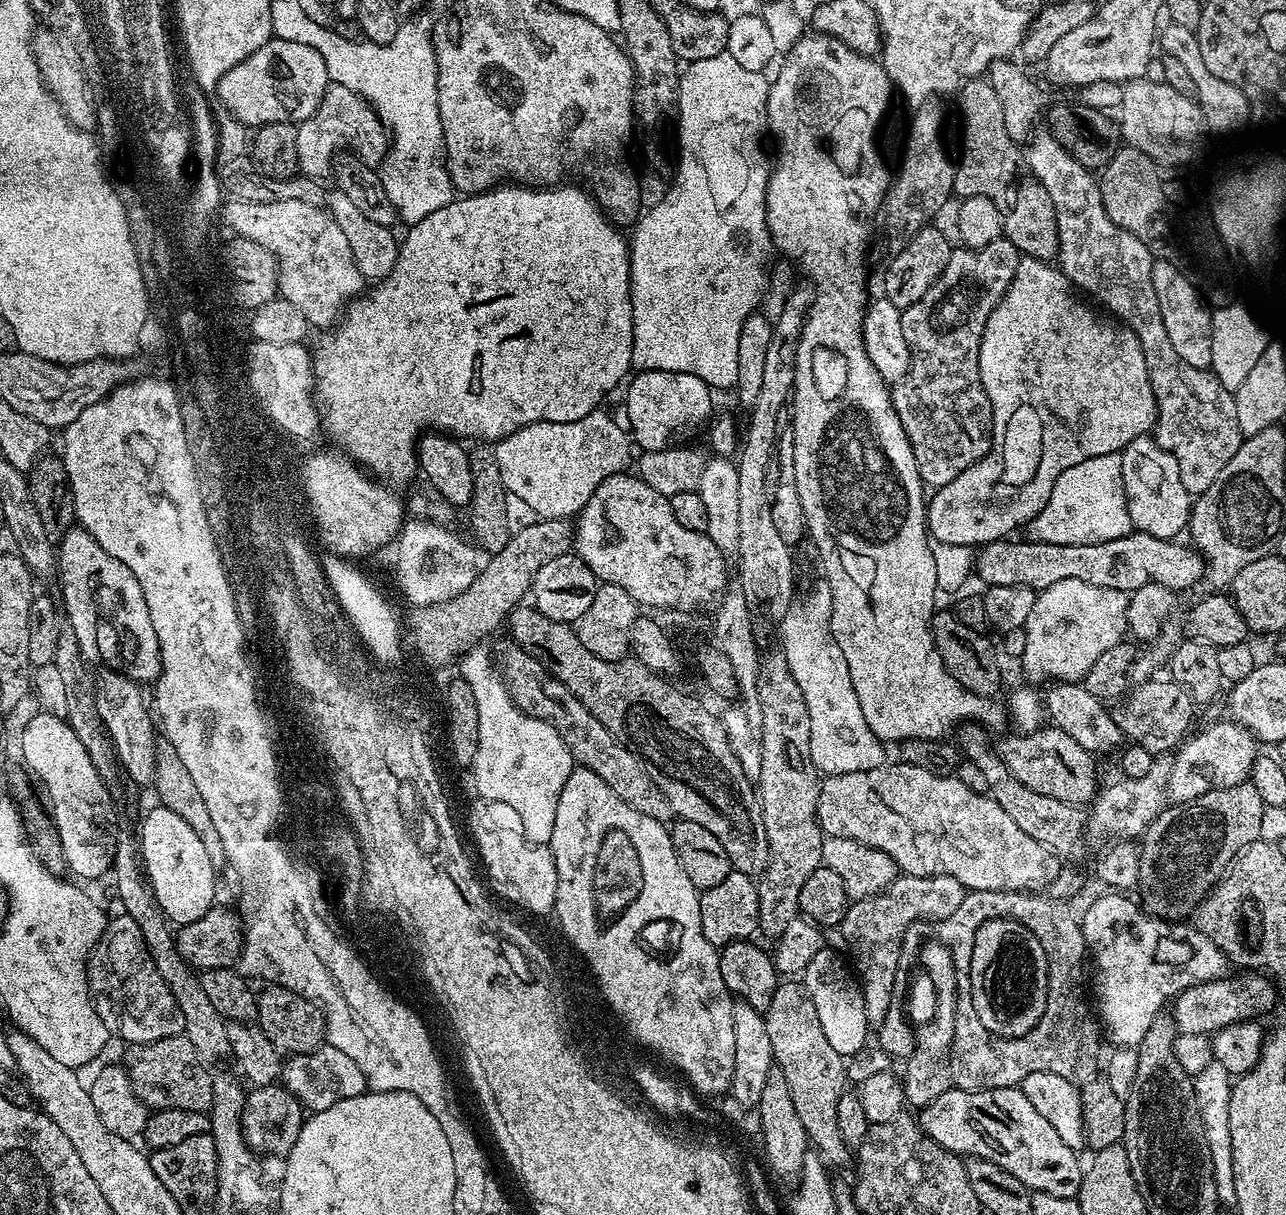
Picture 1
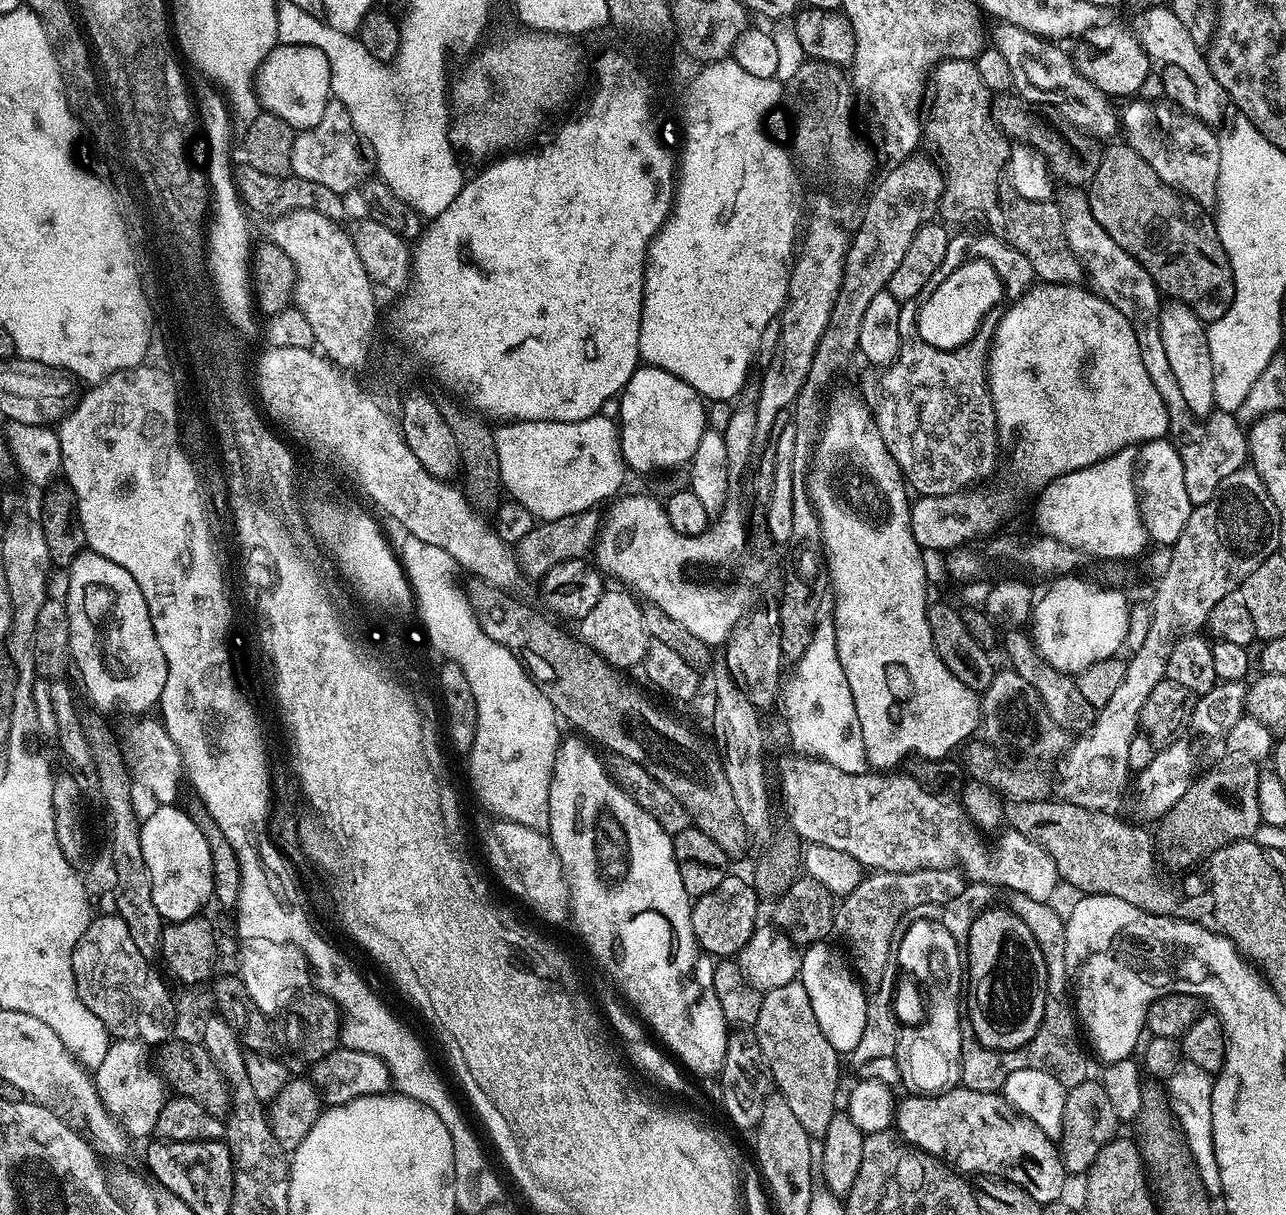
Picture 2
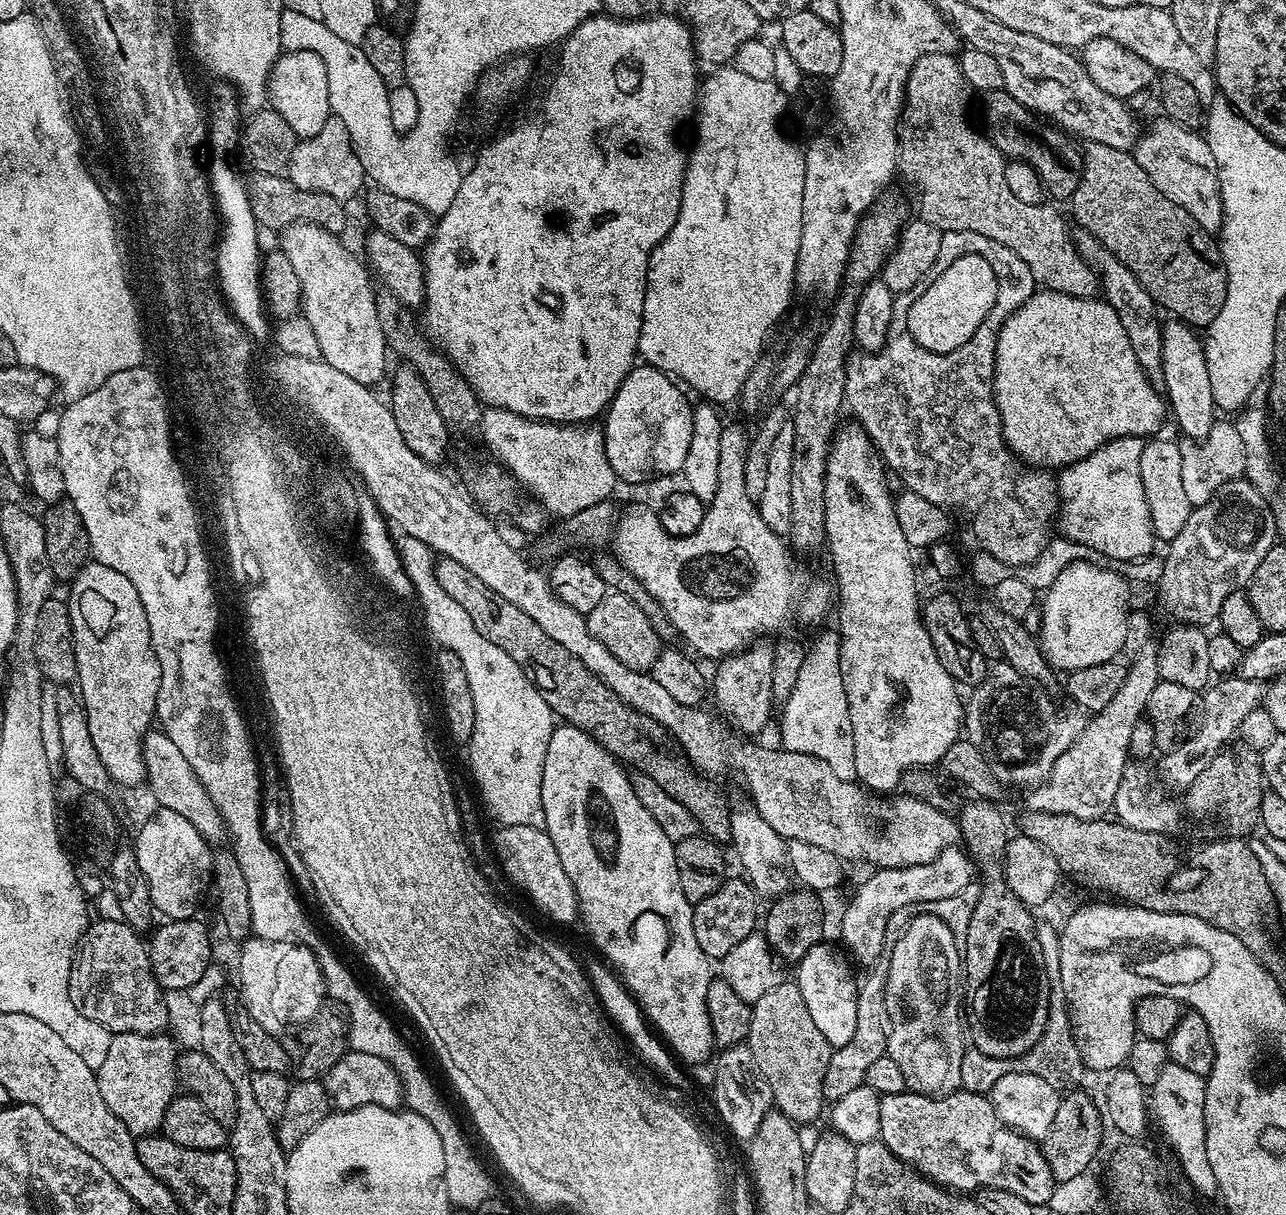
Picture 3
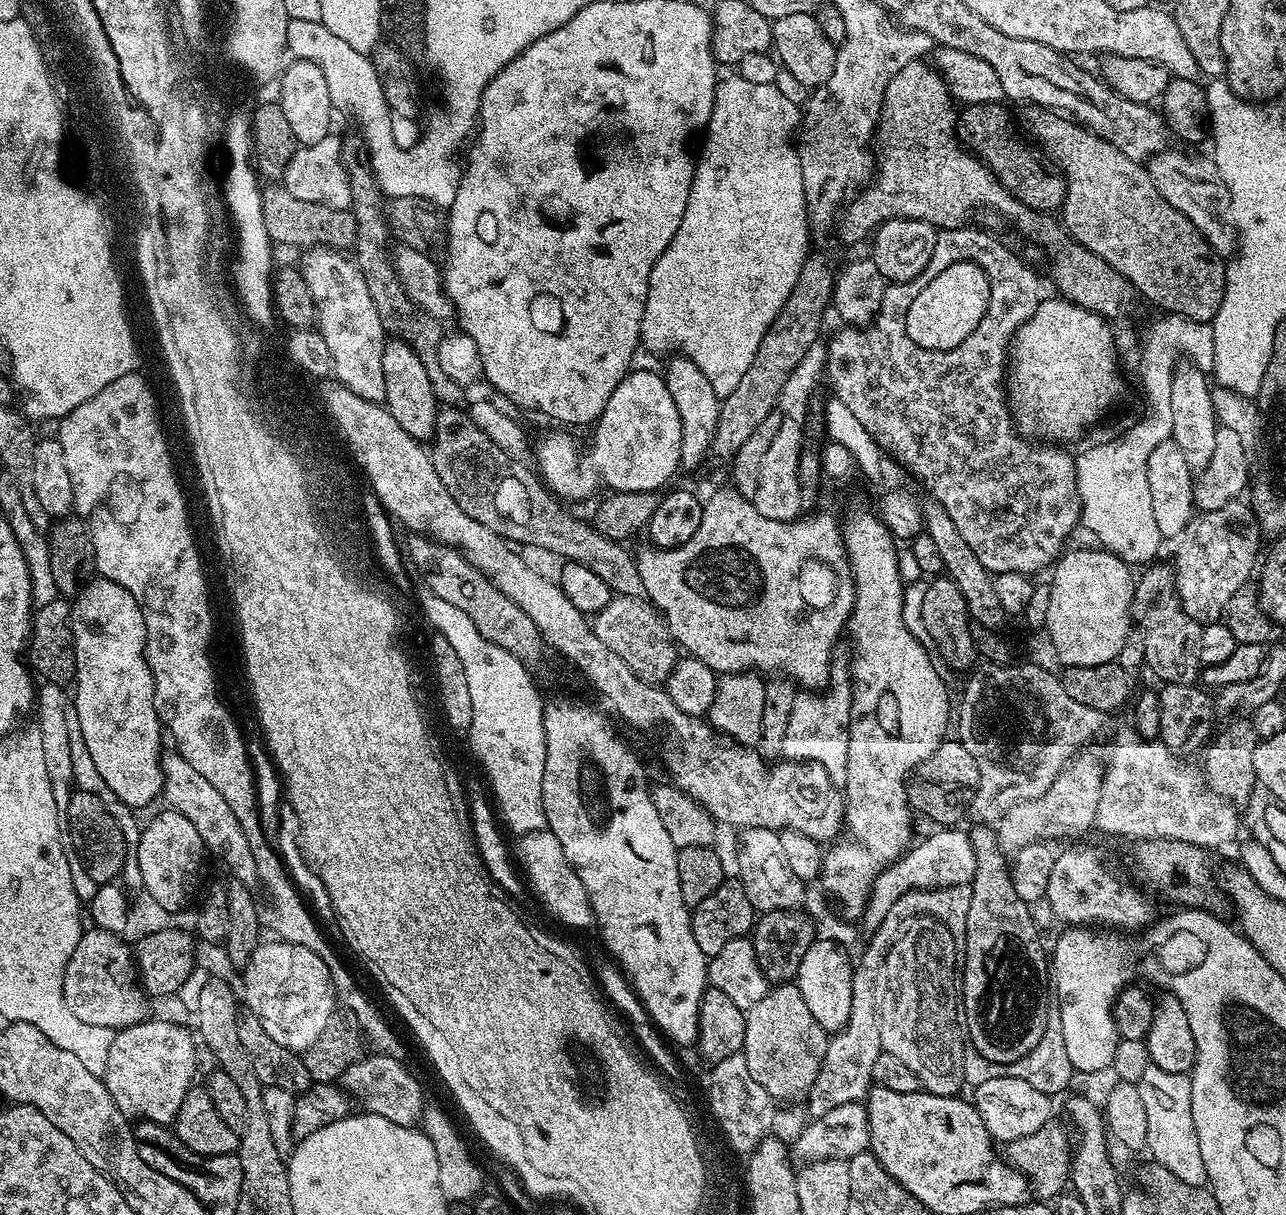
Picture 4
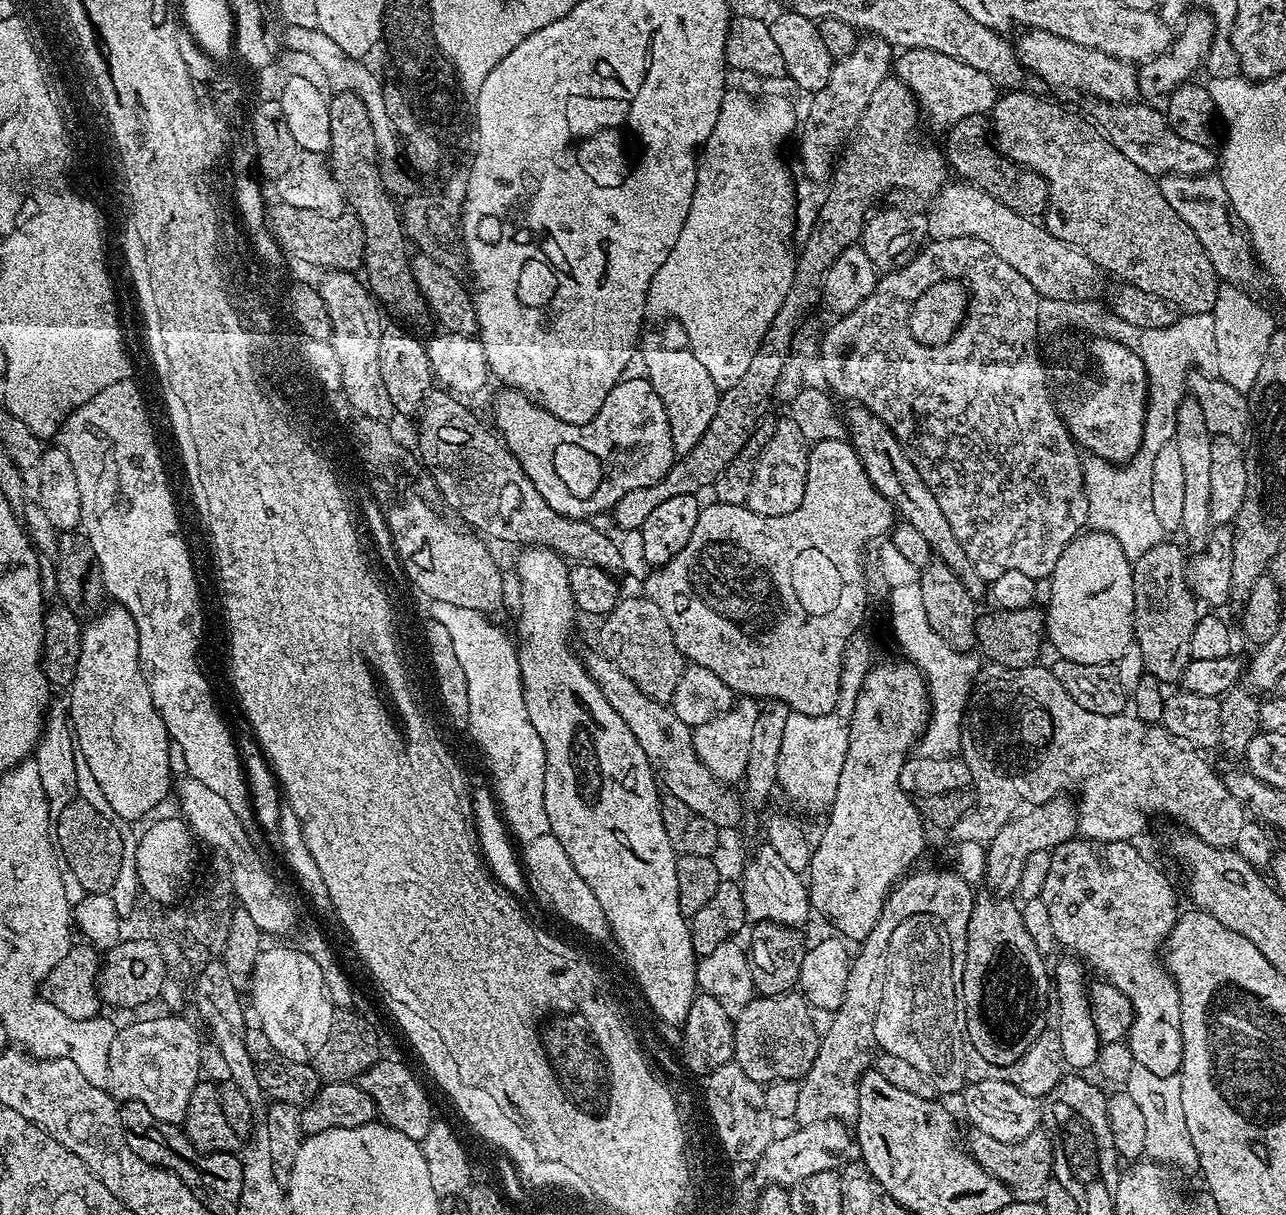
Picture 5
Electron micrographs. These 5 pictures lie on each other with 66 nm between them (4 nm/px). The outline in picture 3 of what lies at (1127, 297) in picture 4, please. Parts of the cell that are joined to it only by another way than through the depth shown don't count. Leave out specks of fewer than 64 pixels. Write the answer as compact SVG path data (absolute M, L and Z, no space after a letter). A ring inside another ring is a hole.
M947 52L928 54L918 58L908 76L908 83L904 90L906 101L906 120L912 123L916 136L920 139L920 149L916 152L916 160L924 169L920 172L920 212L919 219L927 224L933 224L946 231L976 231L986 238L1002 242L1022 258L1030 268L1037 285L1049 292L1062 292L1071 296L1095 297L1100 288L1100 278L1080 256L1076 249L1073 233L1068 233L1068 224L1059 212L1057 205L1031 204L1020 196L1012 193L1008 180L1004 177L1005 155L992 144L983 131L980 132L968 121L968 107L972 104L973 89L960 68L960 61L955 55Z

